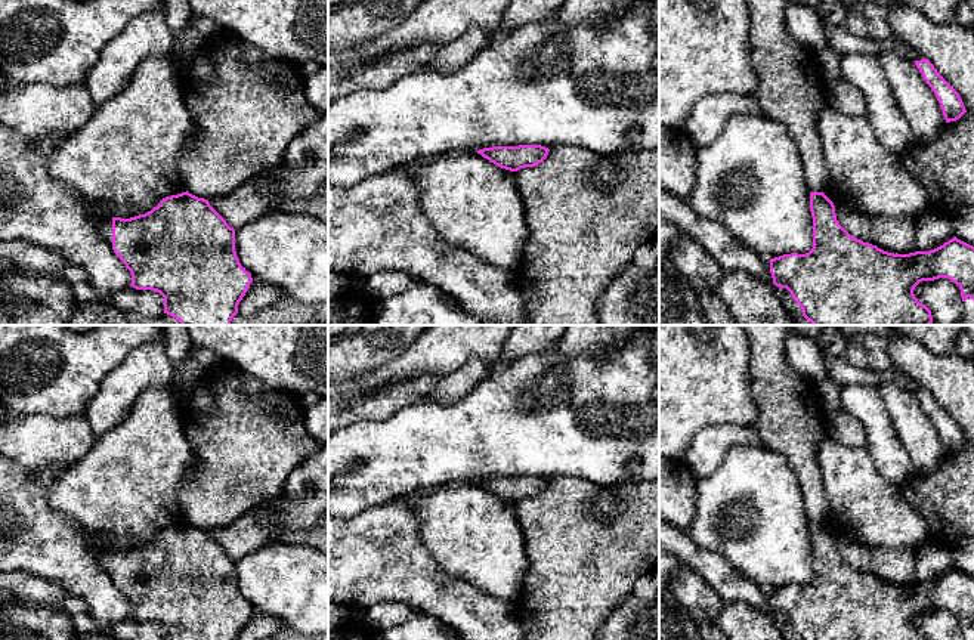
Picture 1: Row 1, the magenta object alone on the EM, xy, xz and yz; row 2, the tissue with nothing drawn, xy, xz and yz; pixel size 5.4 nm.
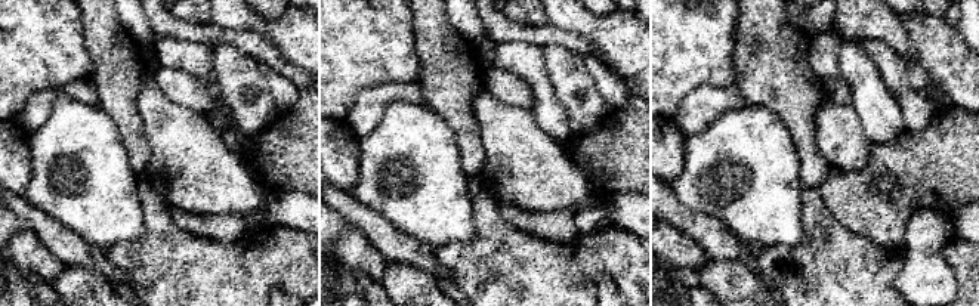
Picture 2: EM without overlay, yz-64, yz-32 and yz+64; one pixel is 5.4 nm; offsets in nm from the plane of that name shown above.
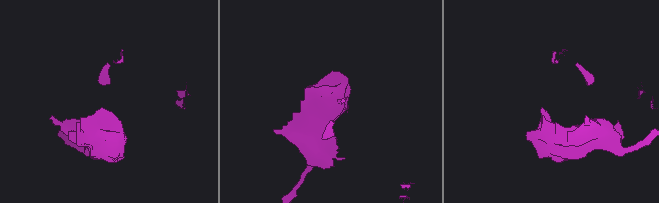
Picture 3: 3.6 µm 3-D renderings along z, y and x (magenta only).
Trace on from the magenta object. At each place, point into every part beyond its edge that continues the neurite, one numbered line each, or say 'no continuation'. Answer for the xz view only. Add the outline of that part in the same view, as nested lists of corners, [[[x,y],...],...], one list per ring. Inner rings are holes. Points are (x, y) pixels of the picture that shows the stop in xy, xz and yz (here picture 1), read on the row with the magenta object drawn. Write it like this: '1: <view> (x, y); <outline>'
no continuation

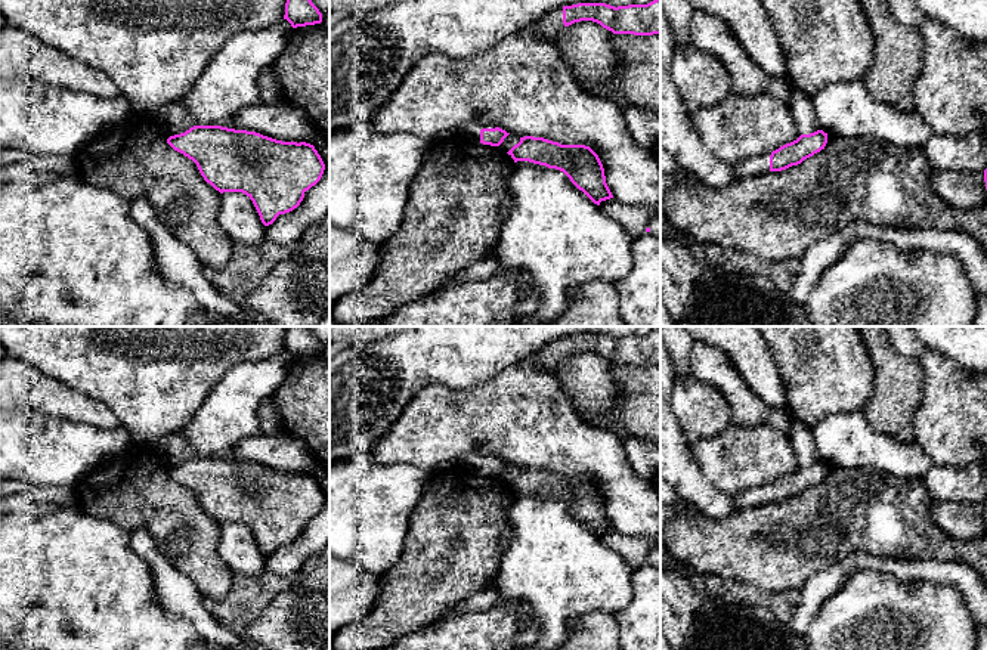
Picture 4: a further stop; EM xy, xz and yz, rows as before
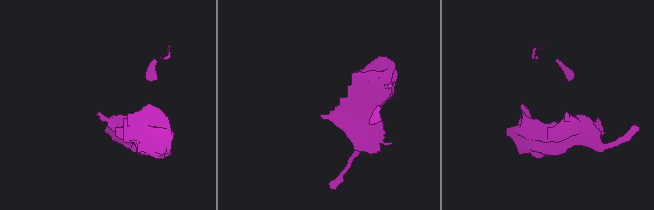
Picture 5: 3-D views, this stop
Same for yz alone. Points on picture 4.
1: yz (755, 166); [[[771,152],[758,157],[751,157],[749,160],[734,164],[734,179],[749,179],[770,173],[770,155]]]

